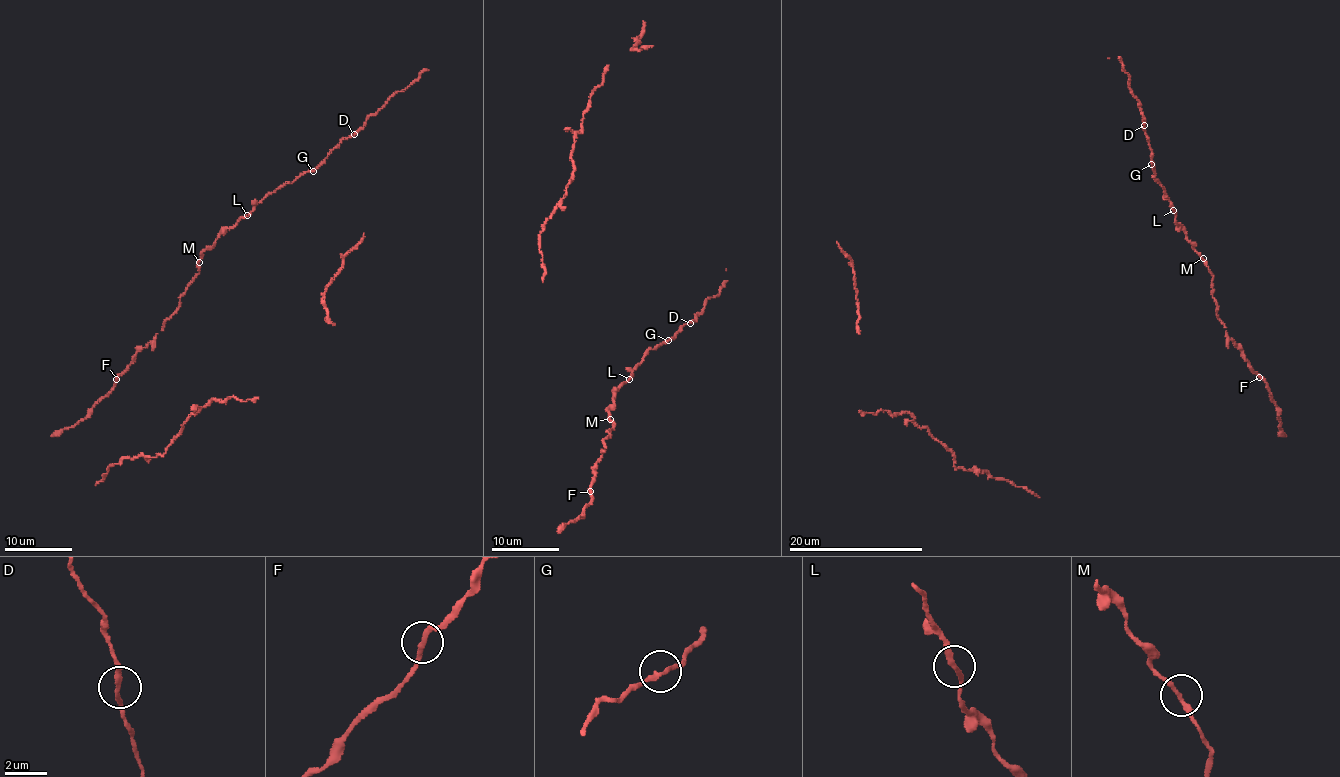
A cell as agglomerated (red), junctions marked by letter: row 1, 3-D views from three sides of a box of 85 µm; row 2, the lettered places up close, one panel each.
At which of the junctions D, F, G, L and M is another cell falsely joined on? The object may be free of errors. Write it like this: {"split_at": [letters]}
{"split_at": []}

